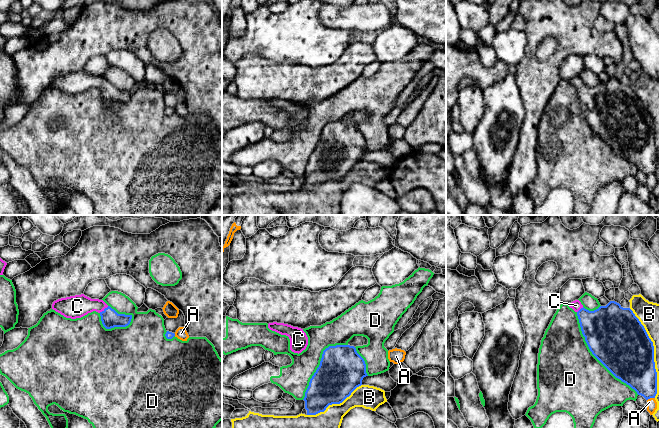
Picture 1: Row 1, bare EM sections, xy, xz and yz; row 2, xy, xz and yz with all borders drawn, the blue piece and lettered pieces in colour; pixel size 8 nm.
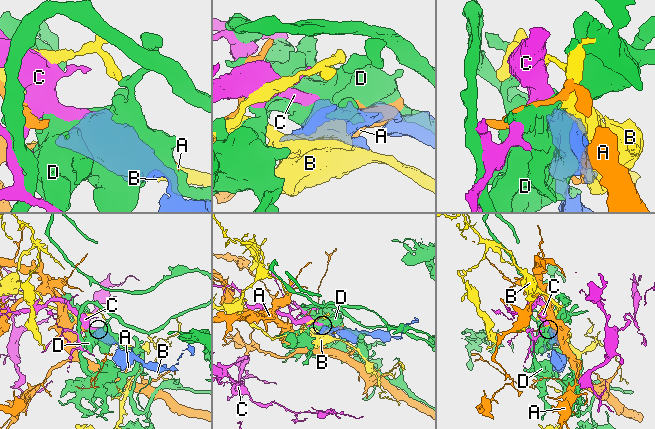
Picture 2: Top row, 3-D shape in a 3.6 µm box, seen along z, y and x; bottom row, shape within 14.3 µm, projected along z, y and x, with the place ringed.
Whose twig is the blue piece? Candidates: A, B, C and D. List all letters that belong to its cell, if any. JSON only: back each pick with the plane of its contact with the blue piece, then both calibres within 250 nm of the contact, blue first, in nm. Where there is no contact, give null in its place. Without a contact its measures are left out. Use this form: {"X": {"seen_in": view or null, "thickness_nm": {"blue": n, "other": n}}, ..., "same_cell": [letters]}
{"C": {"seen_in": "xy", "thickness_nm": {"blue": 150, "other": 180}}, "same_cell": ["C"]}

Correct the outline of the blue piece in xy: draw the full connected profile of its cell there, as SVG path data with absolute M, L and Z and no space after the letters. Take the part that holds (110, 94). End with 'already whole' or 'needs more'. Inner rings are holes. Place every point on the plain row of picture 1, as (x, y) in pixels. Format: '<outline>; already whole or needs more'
M84 70L58 75L53 78L52 85L71 95L81 94L96 87L106 105L126 103L132 95L132 91L118 90L103 76L91 75Z; needs more

